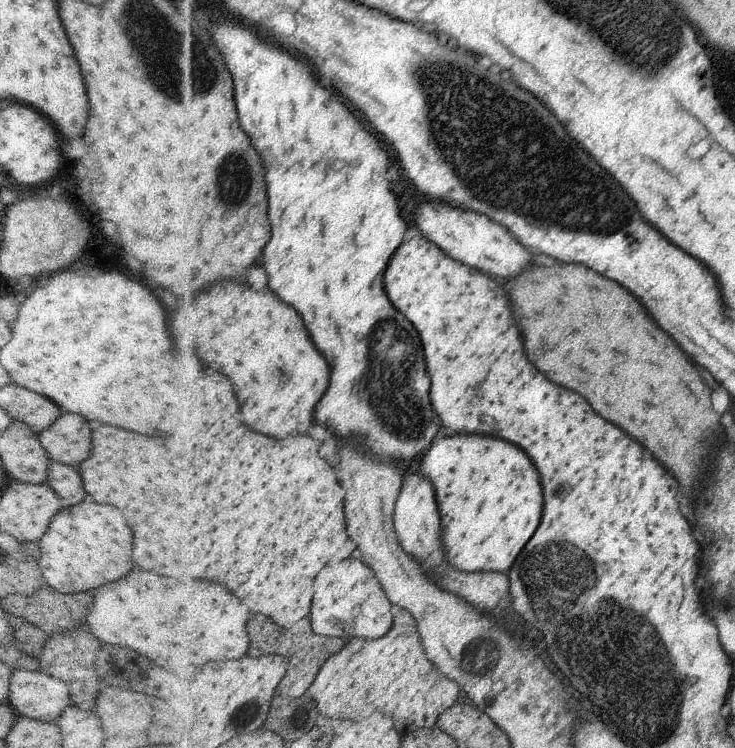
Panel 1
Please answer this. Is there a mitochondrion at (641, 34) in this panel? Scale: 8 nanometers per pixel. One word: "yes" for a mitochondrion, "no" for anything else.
yes

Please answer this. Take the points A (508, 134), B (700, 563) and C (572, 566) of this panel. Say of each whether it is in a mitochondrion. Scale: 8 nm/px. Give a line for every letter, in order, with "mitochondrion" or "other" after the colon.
A: mitochondrion
B: other
C: mitochondrion

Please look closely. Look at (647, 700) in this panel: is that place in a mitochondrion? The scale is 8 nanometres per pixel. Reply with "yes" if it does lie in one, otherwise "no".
yes

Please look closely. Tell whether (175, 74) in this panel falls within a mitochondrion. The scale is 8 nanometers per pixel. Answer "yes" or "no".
yes

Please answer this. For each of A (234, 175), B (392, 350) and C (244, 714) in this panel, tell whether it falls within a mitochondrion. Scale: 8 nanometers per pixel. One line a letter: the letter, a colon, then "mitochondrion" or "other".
A: mitochondrion
B: mitochondrion
C: mitochondrion

